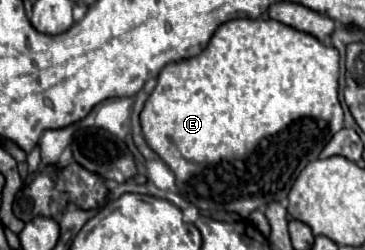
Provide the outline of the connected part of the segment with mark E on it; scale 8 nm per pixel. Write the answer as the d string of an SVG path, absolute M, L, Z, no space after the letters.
M231 19L223 25L217 27L213 33L209 45L193 59L169 63L163 67L163 71L157 77L157 85L149 99L143 105L143 111L139 115L141 119L141 131L147 141L147 145L165 161L165 165L173 171L175 175L175 185L177 191L183 199L187 199L191 205L199 207L201 211L233 211L243 217L247 217L253 211L265 211L267 205L271 203L281 203L287 205L285 197L289 195L289 185L297 181L301 169L309 165L309 161L315 161L323 147L331 141L333 133L337 129L343 129L343 109L337 97L337 87L339 87L339 53L335 47L325 45L317 41L315 37L297 31L293 27L287 27L279 21L263 21L263 19Z

